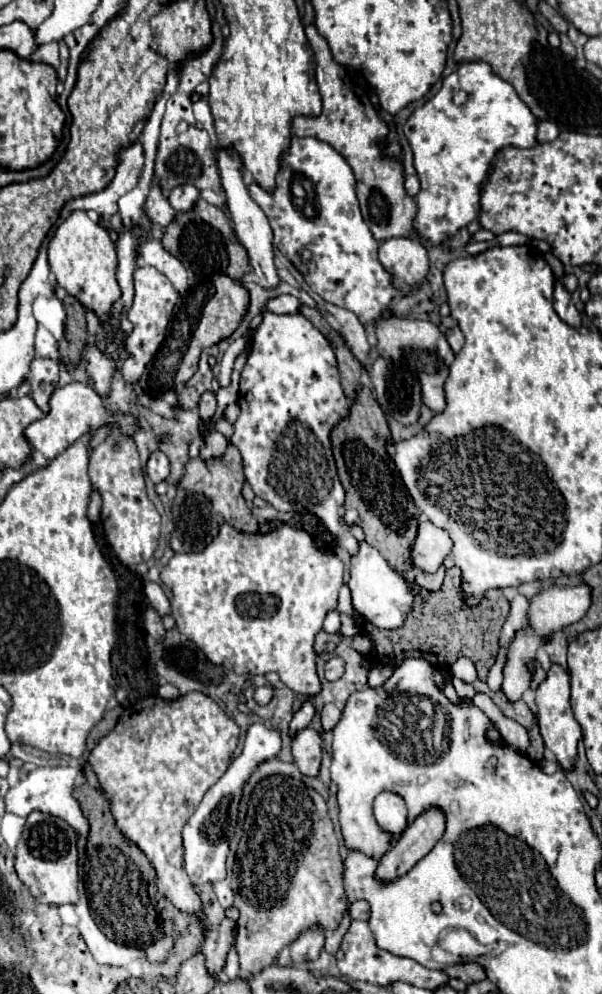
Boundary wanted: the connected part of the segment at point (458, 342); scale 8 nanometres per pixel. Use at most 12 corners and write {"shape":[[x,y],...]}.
{"shape":[[458,327],[446,331],[452,351],[460,351],[464,335]]}

